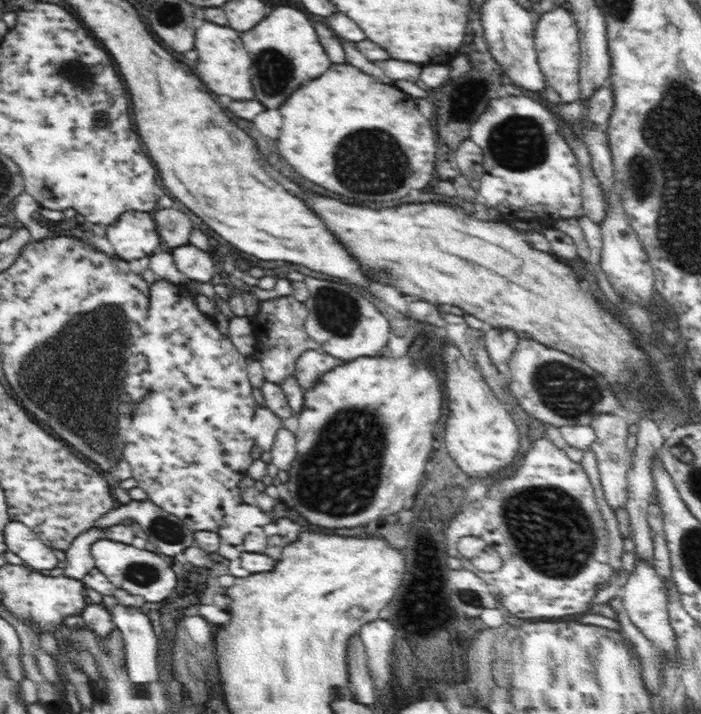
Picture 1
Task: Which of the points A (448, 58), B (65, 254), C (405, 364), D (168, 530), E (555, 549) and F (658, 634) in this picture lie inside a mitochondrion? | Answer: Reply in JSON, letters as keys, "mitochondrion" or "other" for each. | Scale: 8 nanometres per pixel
{"A":"other","B":"other","C":"other","D":"mitochondrion","E":"mitochondrion","F":"other"}

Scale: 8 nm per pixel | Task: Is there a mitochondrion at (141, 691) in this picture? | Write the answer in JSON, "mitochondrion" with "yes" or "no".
{"mitochondrion":"no"}

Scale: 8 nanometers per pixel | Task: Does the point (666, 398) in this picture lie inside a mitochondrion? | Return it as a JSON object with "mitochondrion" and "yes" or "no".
{"mitochondrion":"no"}

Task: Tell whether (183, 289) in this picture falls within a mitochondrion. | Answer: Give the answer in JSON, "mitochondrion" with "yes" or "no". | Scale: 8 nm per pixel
{"mitochondrion":"no"}

